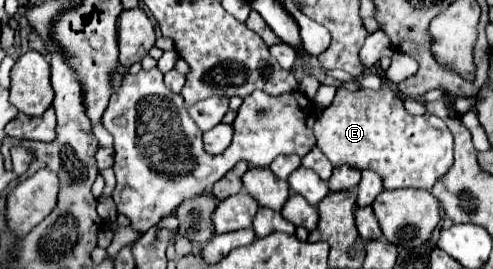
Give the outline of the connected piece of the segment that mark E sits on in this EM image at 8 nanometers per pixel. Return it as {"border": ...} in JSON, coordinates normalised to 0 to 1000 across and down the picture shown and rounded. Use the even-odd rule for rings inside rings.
{"border":[[[779,301],[767,338],[726,331],[722,346],[686,323],[682,353],[673,390],[637,457],[641,546],[677,621],[706,613],[730,636],[763,636],[775,658],[779,703],[844,695],[868,710],[917,621],[921,539],[905,457],[876,420],[832,428],[819,405],[807,323],[791,301]]]}

